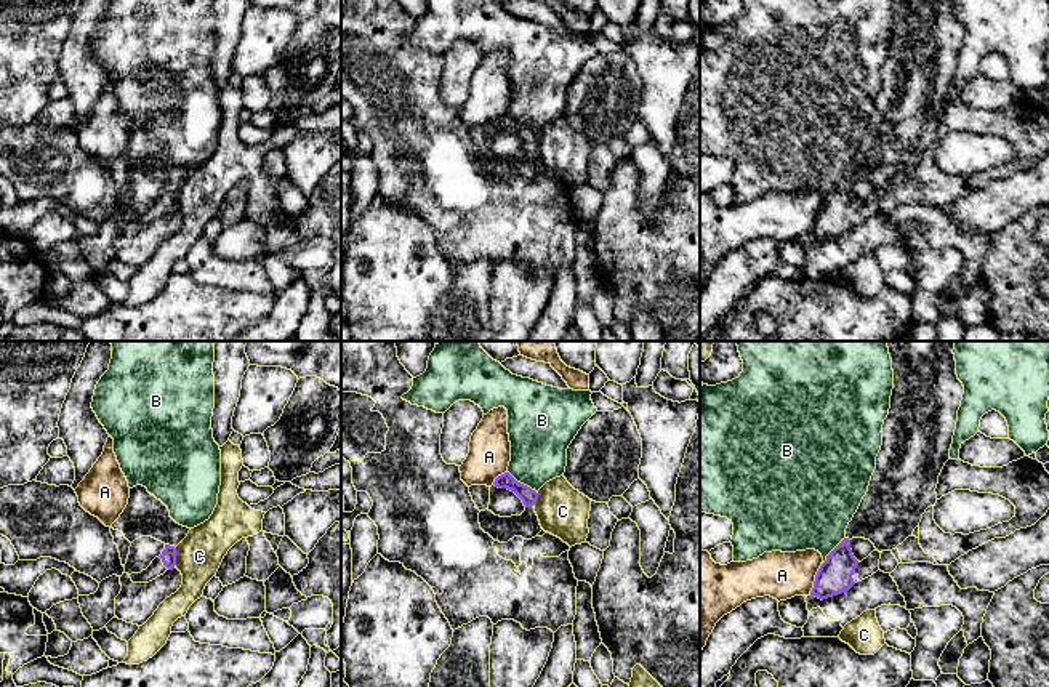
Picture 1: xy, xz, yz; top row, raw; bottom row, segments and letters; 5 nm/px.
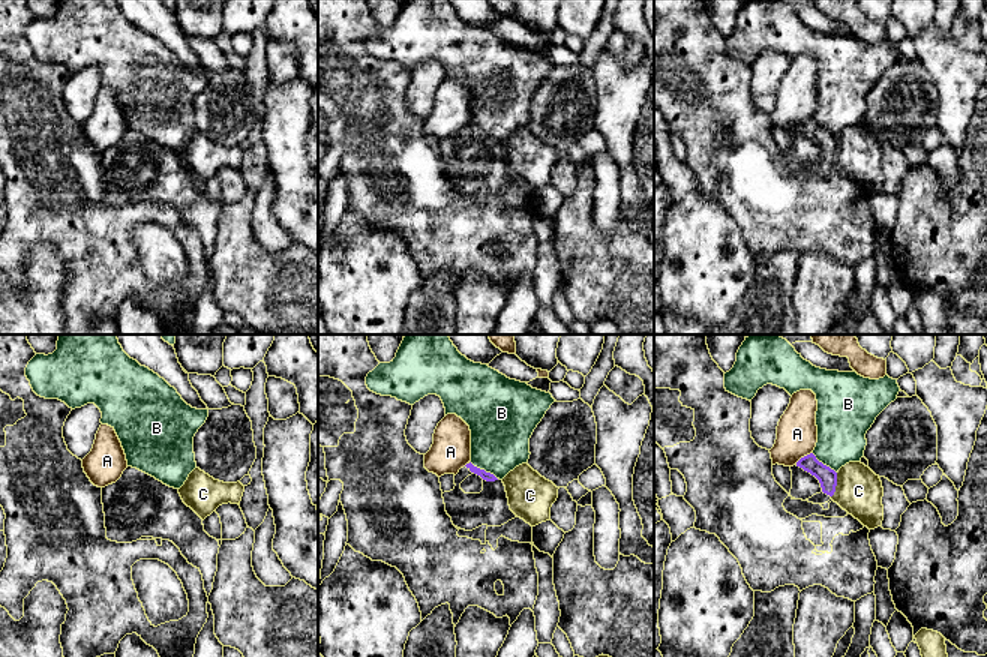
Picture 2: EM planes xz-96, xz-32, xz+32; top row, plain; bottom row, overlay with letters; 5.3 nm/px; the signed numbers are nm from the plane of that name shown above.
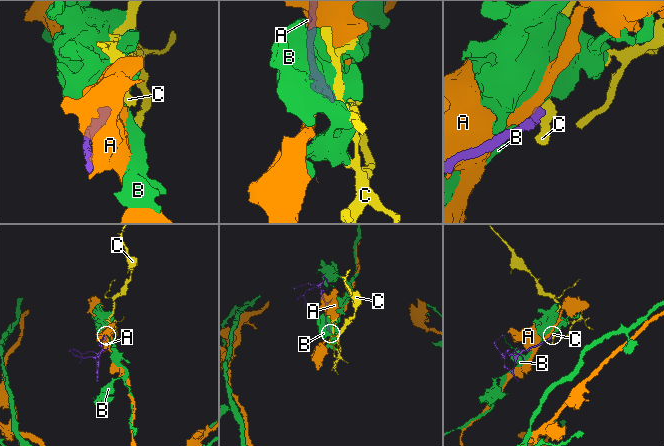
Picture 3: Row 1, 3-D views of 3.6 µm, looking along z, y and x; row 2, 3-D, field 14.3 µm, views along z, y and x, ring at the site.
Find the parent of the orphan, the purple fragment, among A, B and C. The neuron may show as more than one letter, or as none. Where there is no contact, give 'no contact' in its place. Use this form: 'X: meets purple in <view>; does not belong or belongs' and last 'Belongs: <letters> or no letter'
A: meets purple in yz; does not belong
B: meets purple in xz; does not belong
C: meets purple in xy; does not belong
Belongs: no letter

